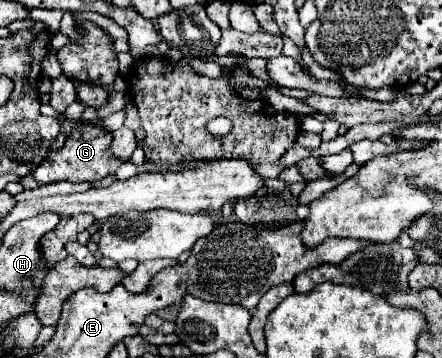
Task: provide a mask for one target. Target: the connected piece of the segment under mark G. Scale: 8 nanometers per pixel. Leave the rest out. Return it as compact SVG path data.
M77 121L67 135L61 149L55 149L45 157L45 161L37 167L33 173L33 179L39 185L57 183L57 181L71 181L71 183L83 183L83 181L99 181L109 173L115 173L121 165L119 159L115 159L109 151L111 145L111 133L103 129L101 125L95 125L91 121Z

